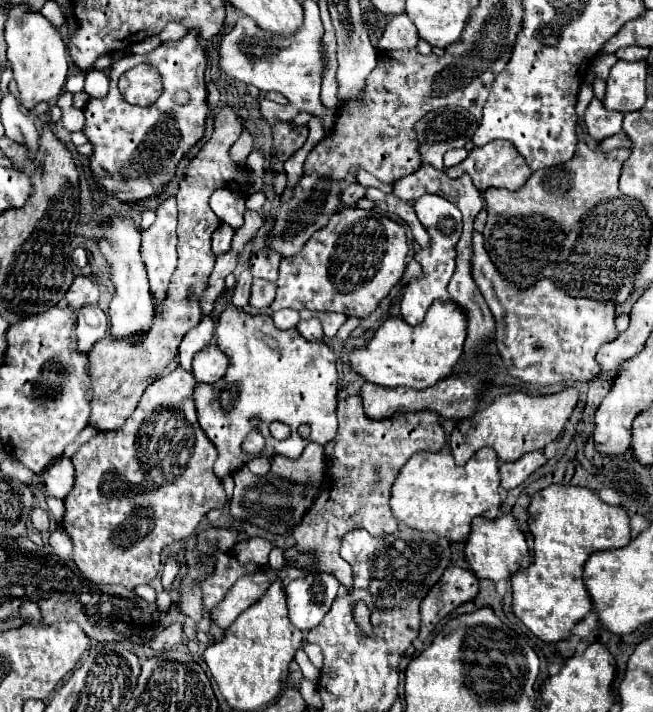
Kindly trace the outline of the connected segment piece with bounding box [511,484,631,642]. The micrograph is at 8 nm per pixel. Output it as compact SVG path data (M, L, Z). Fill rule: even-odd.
M551 484L543 490L539 490L529 506L531 518L529 528L535 538L533 546L533 562L529 568L519 570L511 578L513 586L513 612L515 616L543 642L559 642L571 636L571 630L577 622L581 622L591 610L593 600L589 598L589 592L583 582L583 566L587 558L597 550L611 550L611 548L623 548L631 540L631 518L629 514L619 506L609 506L599 500L595 492L581 486L561 486Z

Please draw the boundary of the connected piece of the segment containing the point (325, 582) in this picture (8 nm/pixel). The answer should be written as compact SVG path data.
M331 574L305 576L287 586L289 620L301 632L315 628L329 612L339 590L339 582Z

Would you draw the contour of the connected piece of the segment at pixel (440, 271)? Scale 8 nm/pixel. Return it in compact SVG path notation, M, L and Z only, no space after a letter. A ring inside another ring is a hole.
M423 194L415 200L413 204L419 222L427 228L427 232L431 234L431 248L429 250L421 250L415 254L417 262L423 266L423 278L413 280L403 296L401 302L401 316L403 320L407 320L409 324L419 324L427 312L427 308L433 304L433 300L447 300L447 284L455 272L455 244L459 242L461 236L461 212L459 208L455 208L455 204L451 204L449 200L445 200L443 196L435 196L435 194Z

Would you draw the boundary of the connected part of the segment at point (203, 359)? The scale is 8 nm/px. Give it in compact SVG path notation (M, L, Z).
M207 346L193 358L193 376L197 382L213 384L217 382L227 370L227 356L217 346Z

